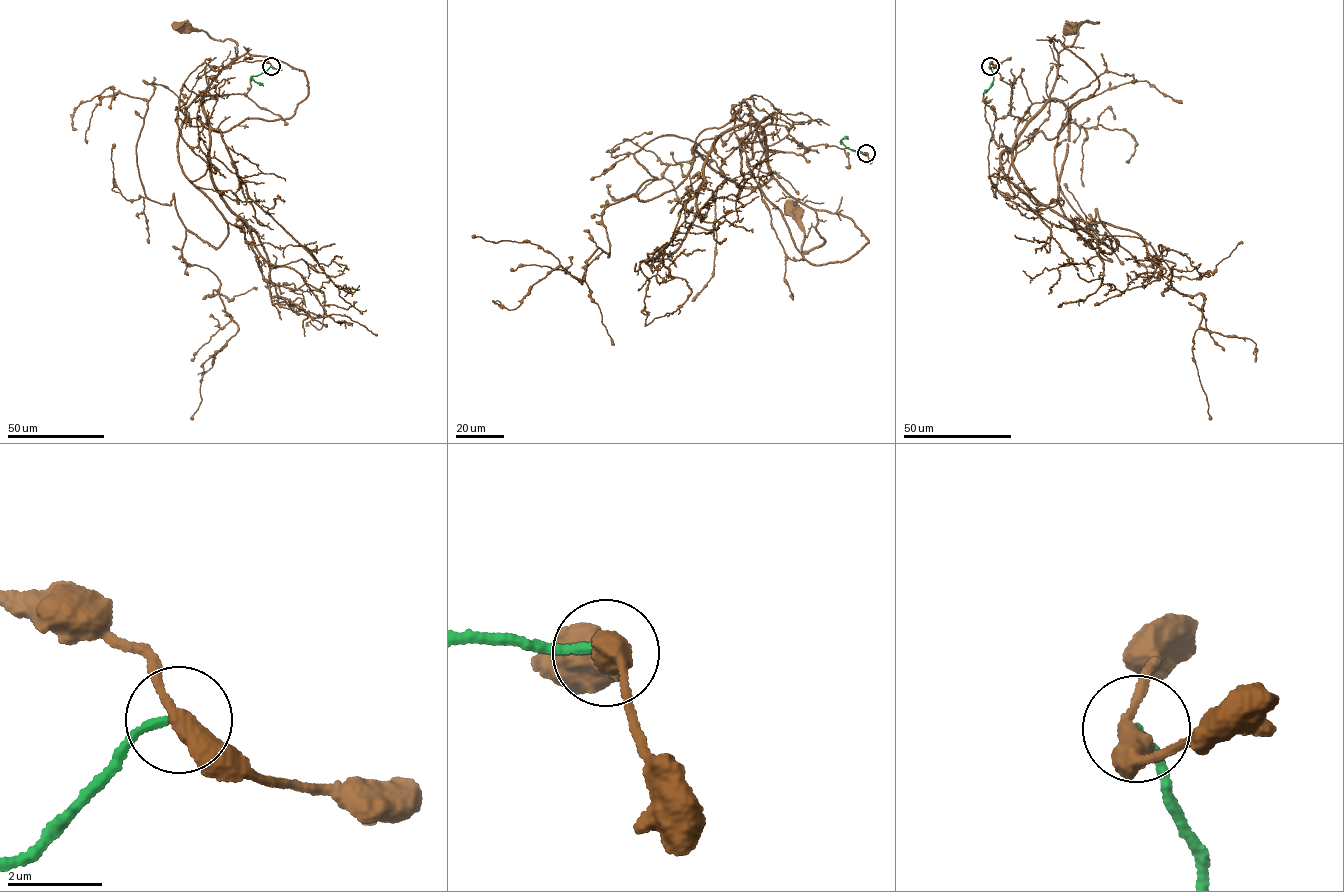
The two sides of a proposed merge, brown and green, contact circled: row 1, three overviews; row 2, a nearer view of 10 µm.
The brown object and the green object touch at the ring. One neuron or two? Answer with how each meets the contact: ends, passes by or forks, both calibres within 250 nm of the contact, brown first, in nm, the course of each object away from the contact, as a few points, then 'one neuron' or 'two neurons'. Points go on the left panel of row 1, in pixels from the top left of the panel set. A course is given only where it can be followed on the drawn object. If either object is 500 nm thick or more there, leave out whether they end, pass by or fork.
brown passes by; green ends; calibres 360 and 180 nm; course brown (271, 66), (202, 63), (179, 96), (208, 166), (190, 181), (233, 225), (202, 97), (237, 44), (180, 26); course green (271, 66), (252, 78), (263, 86); two neurons

